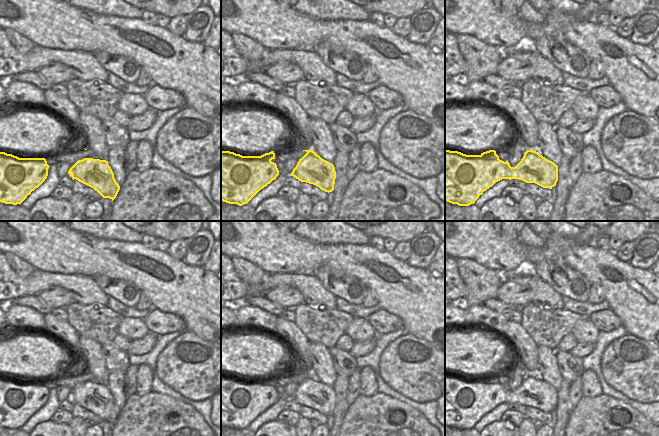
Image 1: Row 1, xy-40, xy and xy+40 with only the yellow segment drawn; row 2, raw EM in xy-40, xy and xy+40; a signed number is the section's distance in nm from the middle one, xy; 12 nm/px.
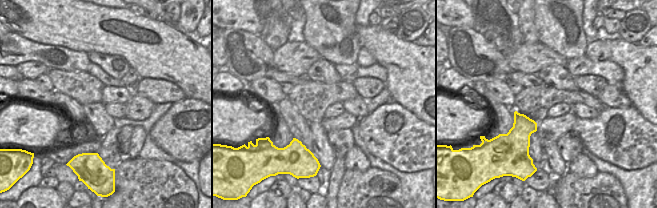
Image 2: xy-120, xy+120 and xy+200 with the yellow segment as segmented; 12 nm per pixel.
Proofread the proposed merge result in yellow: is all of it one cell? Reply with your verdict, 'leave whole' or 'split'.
leave whole

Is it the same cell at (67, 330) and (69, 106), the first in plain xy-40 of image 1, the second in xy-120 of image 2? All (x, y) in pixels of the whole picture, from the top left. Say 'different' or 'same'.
different

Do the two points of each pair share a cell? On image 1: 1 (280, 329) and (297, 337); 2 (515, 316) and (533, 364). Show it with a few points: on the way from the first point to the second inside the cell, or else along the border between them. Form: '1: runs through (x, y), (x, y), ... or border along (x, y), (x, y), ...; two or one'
1: runs through (284, 329), (293, 336); one
2: border along (508, 319), (519, 323); two

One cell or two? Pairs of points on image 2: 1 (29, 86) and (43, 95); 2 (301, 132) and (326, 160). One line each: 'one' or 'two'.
1: one
2: two

